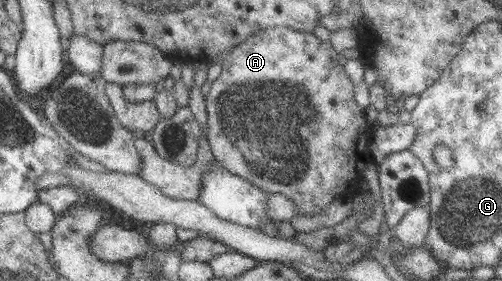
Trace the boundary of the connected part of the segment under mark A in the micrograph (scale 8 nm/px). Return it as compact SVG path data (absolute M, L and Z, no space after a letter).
M286 26L261 28L256 33L247 36L243 42L236 44L223 59L221 73L211 81L210 89L205 98L205 112L207 113L207 138L213 159L218 160L224 169L243 177L250 183L257 185L269 194L284 194L290 203L294 203L298 216L312 216L322 211L334 199L351 198L356 192L358 183L362 180L363 172L369 163L376 164L369 145L374 125L364 118L364 109L354 102L352 93L354 84L346 76L342 66L338 65L338 54L335 53L329 40L318 39L312 32L301 32Z

